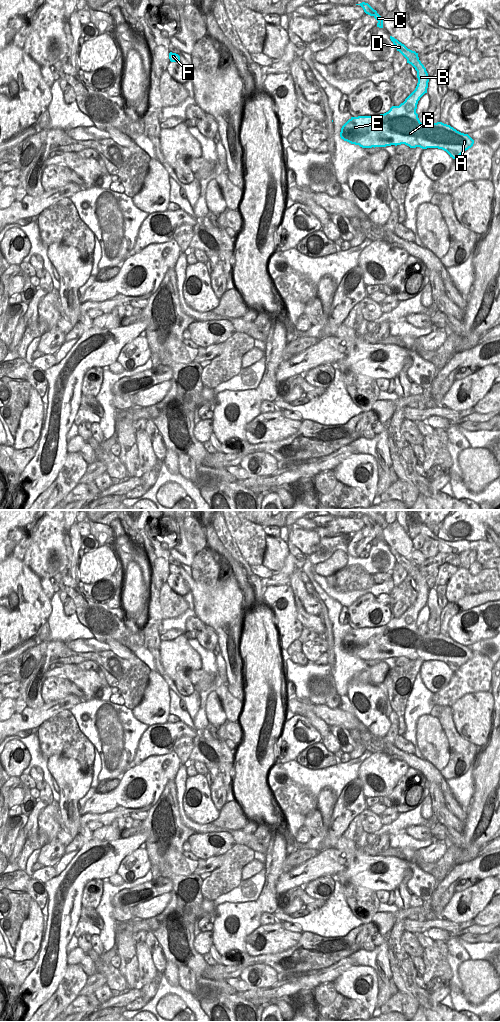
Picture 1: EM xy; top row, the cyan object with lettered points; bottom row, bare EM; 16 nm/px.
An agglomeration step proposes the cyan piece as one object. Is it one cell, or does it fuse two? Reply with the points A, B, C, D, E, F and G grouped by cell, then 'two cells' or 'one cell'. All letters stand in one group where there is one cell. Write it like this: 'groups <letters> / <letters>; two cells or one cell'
groups A E F G / B C D; two cells

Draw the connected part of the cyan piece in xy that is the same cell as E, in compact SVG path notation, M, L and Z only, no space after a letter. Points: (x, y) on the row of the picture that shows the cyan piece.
M410 94L399 106L384 114L351 117L341 128L340 137L362 148L405 144L410 148L438 148L457 159L471 148L474 140L442 122L421 123L416 113L418 97Z

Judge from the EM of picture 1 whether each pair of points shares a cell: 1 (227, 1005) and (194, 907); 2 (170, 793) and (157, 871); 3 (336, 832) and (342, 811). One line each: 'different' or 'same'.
1: same
2: same
3: same

